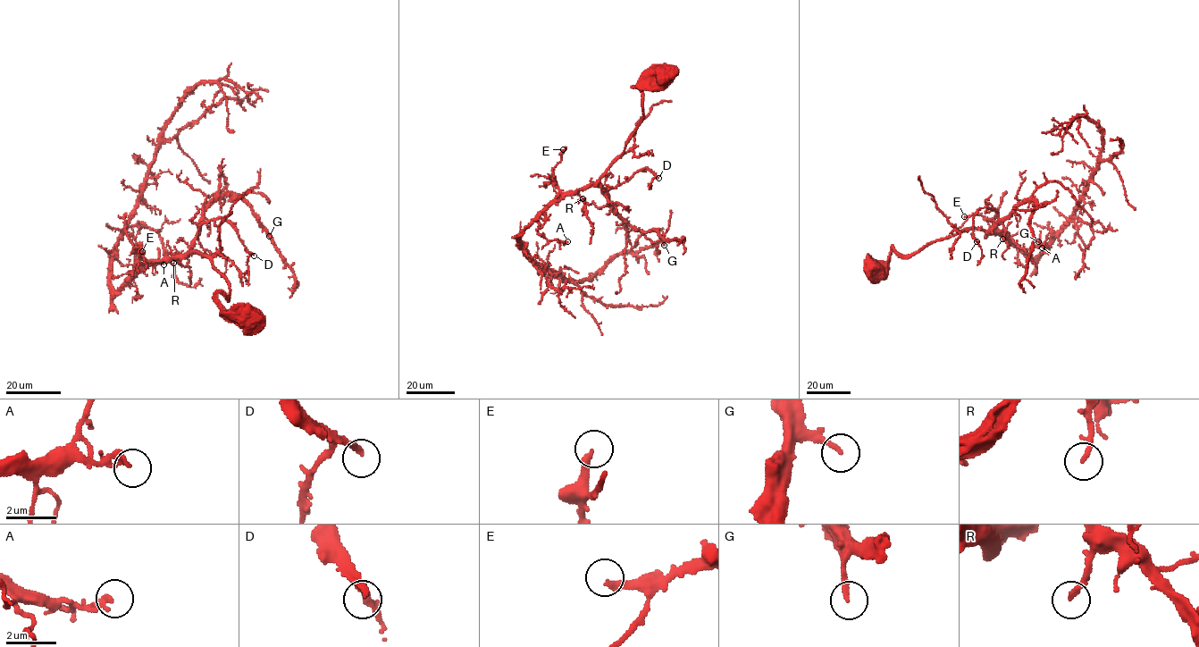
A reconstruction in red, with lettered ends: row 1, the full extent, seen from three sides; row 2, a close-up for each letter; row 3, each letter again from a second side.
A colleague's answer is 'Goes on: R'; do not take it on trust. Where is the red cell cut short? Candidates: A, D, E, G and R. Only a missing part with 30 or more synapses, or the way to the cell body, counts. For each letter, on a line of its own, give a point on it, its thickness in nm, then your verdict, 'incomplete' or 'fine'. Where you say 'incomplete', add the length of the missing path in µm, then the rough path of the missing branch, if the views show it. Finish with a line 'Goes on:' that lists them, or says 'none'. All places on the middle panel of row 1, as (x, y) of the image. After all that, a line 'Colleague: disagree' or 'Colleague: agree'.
A: place (567, 241); calibre 240 nm; fine
D: place (658, 178); calibre 260 nm; fine
E: place (563, 149); calibre 300 nm; fine
G: place (664, 245); calibre 200 nm; fine
R: place (582, 198); calibre 200 nm; fine
Goes on: none
Colleague: disagree

